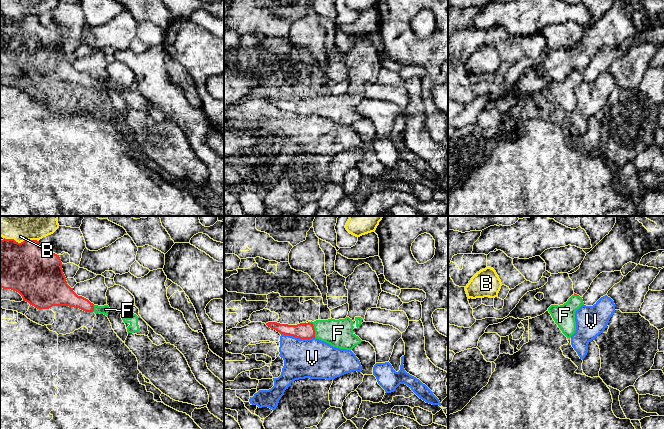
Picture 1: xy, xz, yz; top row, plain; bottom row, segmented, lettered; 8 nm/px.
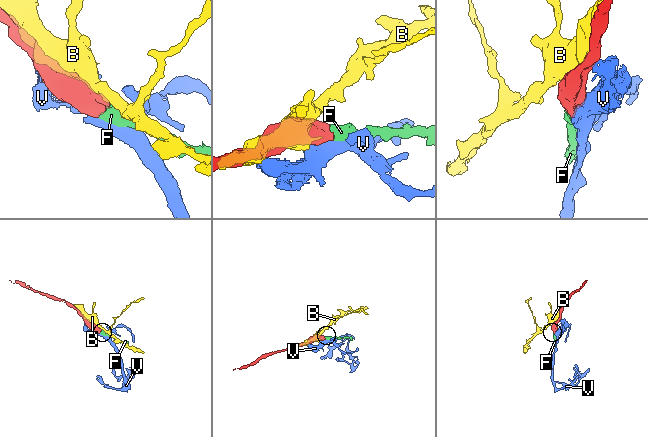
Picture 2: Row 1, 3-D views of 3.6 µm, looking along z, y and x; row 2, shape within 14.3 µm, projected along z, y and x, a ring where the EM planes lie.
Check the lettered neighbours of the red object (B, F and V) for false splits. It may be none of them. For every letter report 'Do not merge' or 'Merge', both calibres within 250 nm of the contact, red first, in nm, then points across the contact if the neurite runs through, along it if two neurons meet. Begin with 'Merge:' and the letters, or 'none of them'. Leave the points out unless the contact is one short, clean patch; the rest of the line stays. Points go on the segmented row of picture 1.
Merge: F
B: Do not merge. Thickness 400 nm (red) against 380 nm
F: Merge. Thickness 130 nm (red) against 220 nm. Path across: xz (305, 330), (314, 329), (338, 333)
V: Do not merge. Thickness 130 nm (red) against 320 nm

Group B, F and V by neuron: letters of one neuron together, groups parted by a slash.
B / F / V

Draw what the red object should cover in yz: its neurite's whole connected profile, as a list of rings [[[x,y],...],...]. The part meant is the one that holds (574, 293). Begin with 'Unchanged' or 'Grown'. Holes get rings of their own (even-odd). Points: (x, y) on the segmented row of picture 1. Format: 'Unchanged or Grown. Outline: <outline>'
Grown. Outline: [[[574,293],[563,305],[551,305],[548,308],[553,320],[567,338],[571,338],[576,331],[575,312],[582,305],[582,297]]]

